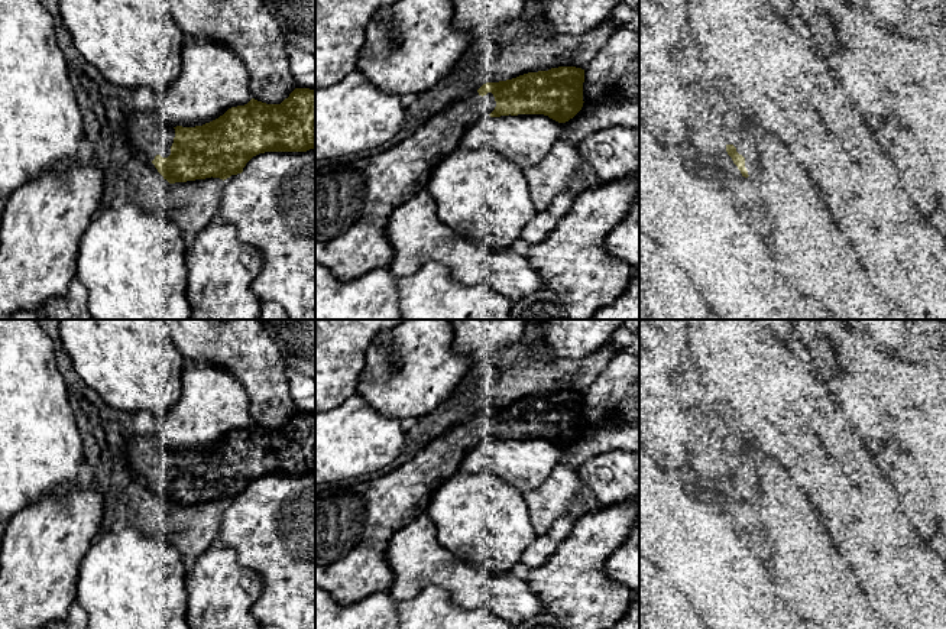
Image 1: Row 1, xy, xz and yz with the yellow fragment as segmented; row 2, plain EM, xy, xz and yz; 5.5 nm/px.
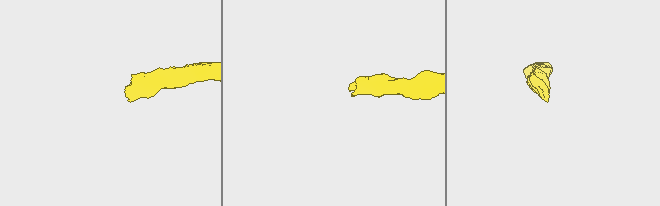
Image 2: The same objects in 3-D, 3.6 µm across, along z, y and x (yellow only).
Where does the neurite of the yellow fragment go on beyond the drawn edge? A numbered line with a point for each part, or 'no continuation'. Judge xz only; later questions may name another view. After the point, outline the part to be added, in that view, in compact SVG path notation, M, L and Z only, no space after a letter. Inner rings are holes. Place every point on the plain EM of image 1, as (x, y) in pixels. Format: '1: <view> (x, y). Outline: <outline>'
1: xz (353, 527). Outline: M492 416L457 424L418 450L396 470L369 483L357 483L333 493L315 496L315 587L347 606L393 583L386 552L392 536L428 508L435 490L456 473L461 463L496 431Z

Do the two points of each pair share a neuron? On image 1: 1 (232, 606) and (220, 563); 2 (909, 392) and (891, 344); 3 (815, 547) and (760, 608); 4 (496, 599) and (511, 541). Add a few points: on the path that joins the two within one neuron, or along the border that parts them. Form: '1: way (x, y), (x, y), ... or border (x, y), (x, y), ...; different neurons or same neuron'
1: way (222, 596), (220, 573); same neuron
2: border (865, 336), (898, 356); different neurons
3: border (770, 570), (780, 597), (797, 613); different neurons
4: border (521, 570), (491, 576); different neurons

